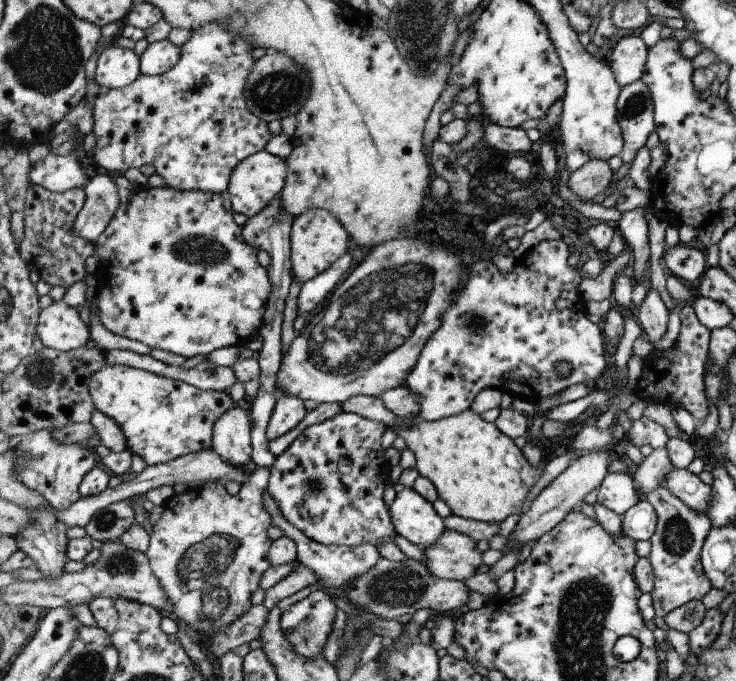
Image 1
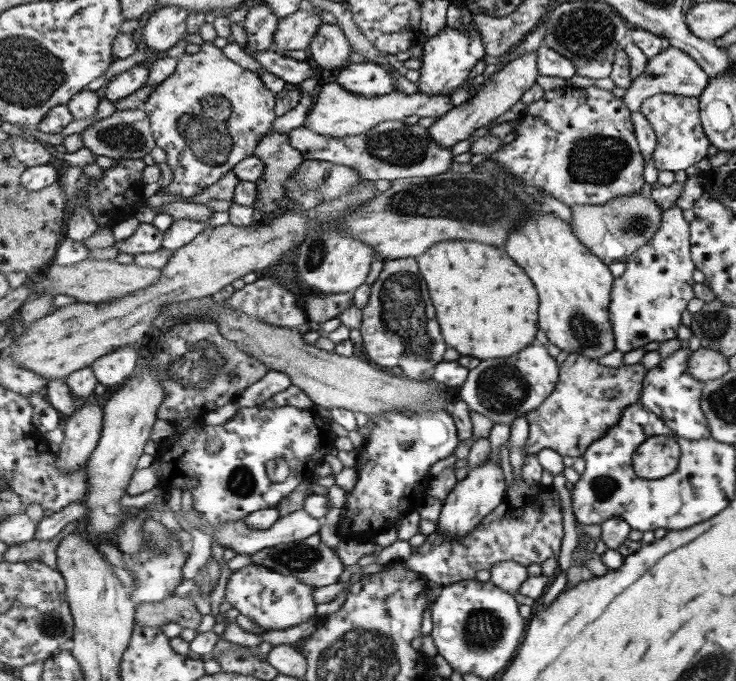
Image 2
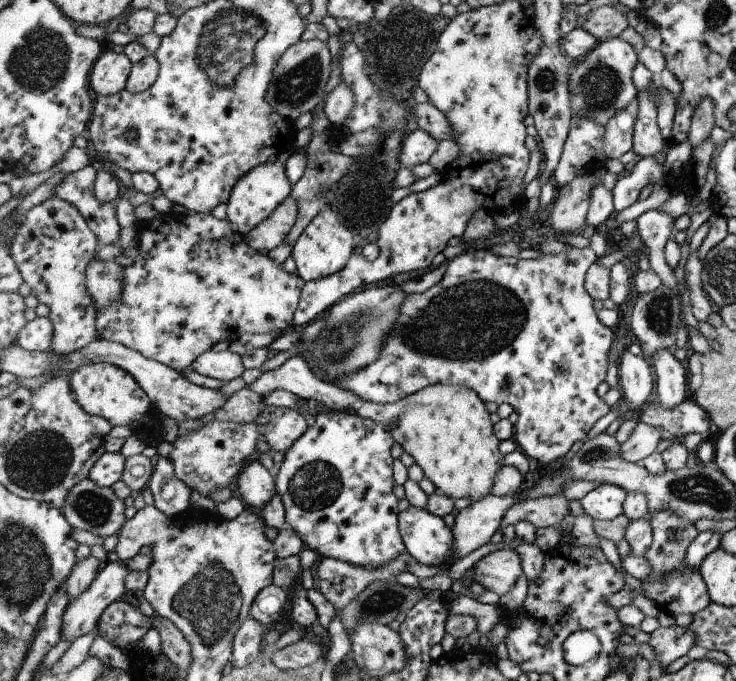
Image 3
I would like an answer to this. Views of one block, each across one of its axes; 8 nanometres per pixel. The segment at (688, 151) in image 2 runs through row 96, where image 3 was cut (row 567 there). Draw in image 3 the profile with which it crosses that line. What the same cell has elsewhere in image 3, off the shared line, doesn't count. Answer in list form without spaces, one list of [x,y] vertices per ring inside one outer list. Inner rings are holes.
[[[667,509],[665,512],[663,512],[663,510],[657,510],[657,512],[651,510],[649,520],[653,528],[654,542],[651,548],[649,548],[646,558],[647,560],[651,560],[651,566],[653,566],[655,574],[659,574],[661,578],[657,578],[659,582],[649,582],[649,580],[645,582],[645,580],[643,580],[642,588],[645,590],[644,594],[673,618],[679,616],[679,614],[690,614],[692,616],[698,614],[710,604],[707,588],[703,583],[703,576],[700,574],[700,570],[685,570],[683,564],[685,564],[685,556],[687,556],[689,546],[693,544],[693,540],[700,534],[699,530],[695,528],[693,522],[674,513],[671,509]]]

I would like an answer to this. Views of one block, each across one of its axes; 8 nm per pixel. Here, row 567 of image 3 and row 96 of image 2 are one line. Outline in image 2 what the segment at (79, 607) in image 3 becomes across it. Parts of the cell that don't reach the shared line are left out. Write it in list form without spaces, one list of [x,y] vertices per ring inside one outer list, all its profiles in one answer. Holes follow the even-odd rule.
[[[147,64],[135,65],[126,72],[115,76],[115,79],[102,89],[102,96],[111,103],[127,98],[130,94],[145,87],[149,80],[149,74],[151,72],[149,72]]]

